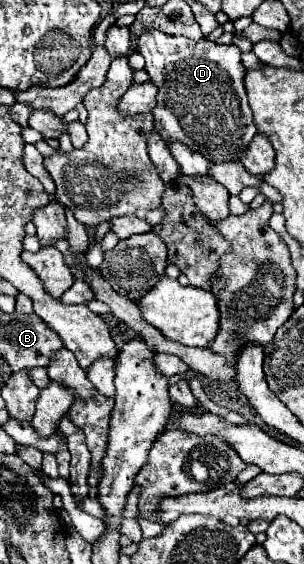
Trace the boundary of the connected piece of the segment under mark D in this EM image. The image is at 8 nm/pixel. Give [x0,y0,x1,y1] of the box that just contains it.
[137,29,257,163]

